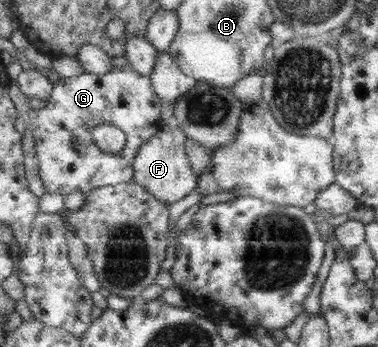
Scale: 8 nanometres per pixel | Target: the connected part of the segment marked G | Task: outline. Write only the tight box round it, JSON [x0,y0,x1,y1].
[27,56,163,197]

